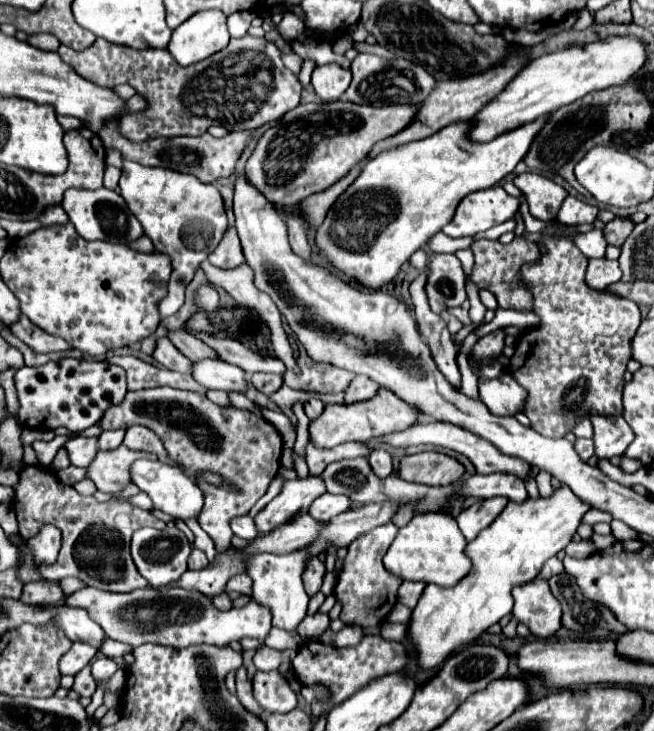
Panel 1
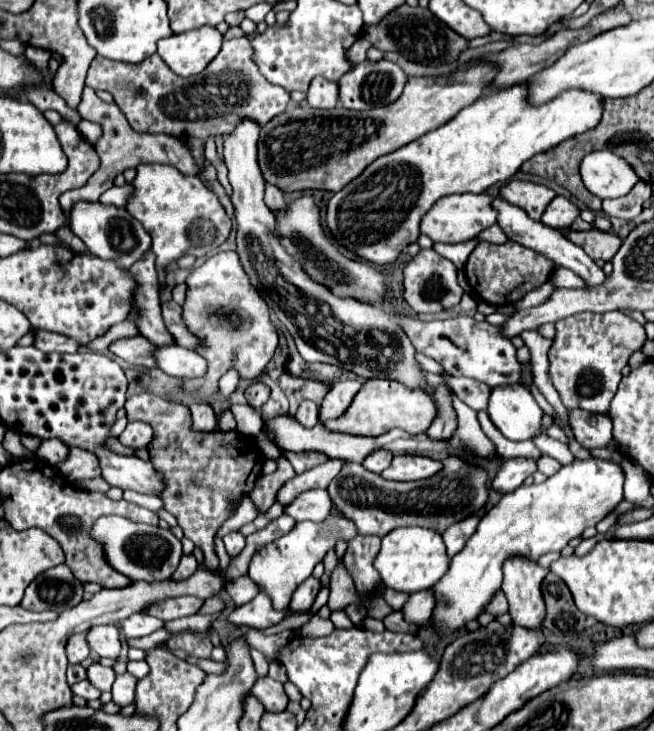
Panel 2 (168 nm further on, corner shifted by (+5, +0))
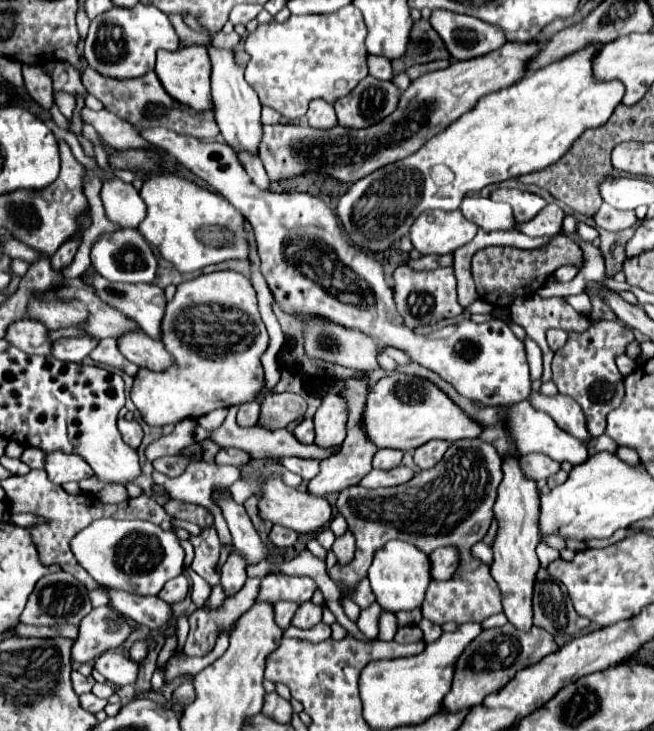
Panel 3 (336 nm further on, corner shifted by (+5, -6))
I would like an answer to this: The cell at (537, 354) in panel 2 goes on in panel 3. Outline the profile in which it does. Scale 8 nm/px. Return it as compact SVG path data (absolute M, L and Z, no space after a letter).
M532 294L532 296L526 296L526 298L518 296L512 302L512 306L510 306L510 314L512 314L512 322L520 324L526 330L526 334L542 348L542 354L544 354L544 374L542 374L542 380L544 382L550 380L550 362L552 362L552 350L546 344L546 332L552 328L584 332L590 326L588 318L580 316L564 298L556 298L556 296L552 296L552 298L540 298L538 294Z

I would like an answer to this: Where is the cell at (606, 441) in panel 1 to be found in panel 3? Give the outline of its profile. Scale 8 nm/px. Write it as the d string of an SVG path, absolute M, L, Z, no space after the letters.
M532 390L528 396L528 402L532 408L542 410L550 414L550 418L568 434L580 438L582 442L588 440L588 430L586 430L586 420L582 408L566 394L556 394L556 396L544 396L540 390Z

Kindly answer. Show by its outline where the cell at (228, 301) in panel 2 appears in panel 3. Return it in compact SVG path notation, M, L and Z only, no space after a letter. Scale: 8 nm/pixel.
M212 272L182 282L174 298L166 306L160 328L160 342L172 354L174 364L162 372L140 368L130 390L130 398L148 426L162 428L166 424L176 424L184 418L196 420L216 408L244 404L248 400L254 400L254 396L264 386L260 356L268 348L268 332L258 312L256 290L252 288L250 280L238 272Z

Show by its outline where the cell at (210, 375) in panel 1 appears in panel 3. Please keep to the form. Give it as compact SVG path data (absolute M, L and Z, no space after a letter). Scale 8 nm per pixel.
M126 330L116 338L118 350L134 364L150 370L166 370L172 364L172 356L160 346L160 340L148 338L142 330Z

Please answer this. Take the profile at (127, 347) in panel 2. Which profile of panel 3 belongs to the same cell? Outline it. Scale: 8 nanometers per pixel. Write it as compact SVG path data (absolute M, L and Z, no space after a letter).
M104 338L98 342L96 350L92 350L90 358L98 364L104 364L104 366L112 366L112 368L118 368L118 370L124 370L126 374L134 376L138 372L138 366L128 362L120 350L116 350L116 340L114 338Z

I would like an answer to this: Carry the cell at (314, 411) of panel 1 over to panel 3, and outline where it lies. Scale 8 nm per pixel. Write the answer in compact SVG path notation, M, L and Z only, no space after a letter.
M310 418L302 420L296 428L294 428L294 436L304 442L304 444L312 444L314 442L314 424Z

